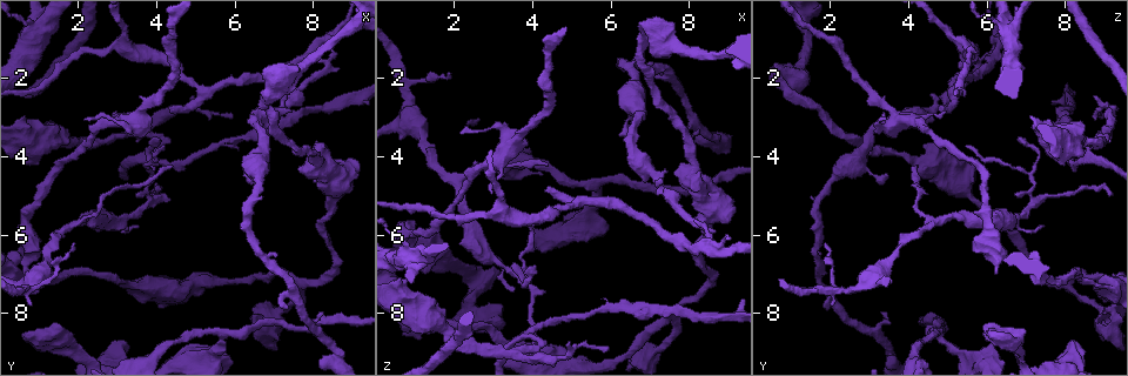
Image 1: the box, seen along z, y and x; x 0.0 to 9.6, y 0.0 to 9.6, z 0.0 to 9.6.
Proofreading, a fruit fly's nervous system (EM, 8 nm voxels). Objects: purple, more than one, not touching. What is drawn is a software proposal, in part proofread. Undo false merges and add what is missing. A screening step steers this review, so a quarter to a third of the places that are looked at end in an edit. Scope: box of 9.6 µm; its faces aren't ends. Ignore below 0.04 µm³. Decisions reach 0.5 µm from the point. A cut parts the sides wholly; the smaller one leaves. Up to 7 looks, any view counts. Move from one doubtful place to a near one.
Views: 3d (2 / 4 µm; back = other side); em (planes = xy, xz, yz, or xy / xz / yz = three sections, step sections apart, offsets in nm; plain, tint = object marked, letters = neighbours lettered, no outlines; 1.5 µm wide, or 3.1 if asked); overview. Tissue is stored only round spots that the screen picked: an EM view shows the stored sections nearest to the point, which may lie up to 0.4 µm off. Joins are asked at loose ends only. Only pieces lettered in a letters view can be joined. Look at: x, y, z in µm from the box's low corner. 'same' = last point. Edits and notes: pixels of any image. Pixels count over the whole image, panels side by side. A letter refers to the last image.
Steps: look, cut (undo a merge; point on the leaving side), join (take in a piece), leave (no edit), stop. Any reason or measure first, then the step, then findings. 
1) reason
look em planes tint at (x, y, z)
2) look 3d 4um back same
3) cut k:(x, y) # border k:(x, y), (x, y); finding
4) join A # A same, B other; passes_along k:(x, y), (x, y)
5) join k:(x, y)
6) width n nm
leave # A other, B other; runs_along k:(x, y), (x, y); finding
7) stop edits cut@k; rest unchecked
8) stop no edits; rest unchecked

an open end
look em planes letters at (0.60, 2.95, 7.15)

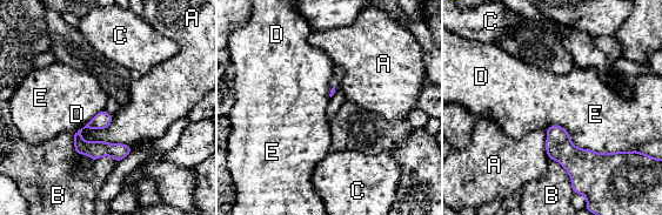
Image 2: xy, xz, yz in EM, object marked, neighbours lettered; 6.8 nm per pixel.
leave # A other, B other, C other, D other, E other; runs_along 2:(77, 135), (87, 148), (119, 156); no lettered piece goes on from it

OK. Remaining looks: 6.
an open end
look em planes tint at (4.20, 3.75, 5.55)

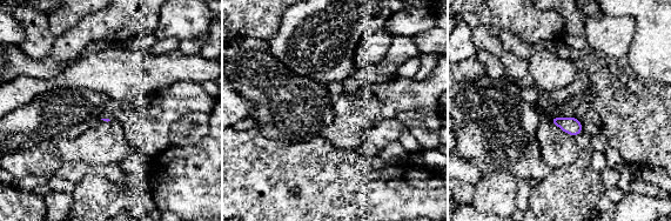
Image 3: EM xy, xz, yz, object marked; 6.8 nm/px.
look em planes letters same

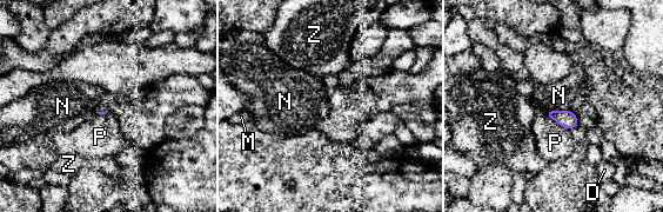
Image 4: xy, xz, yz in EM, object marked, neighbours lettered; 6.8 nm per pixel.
leave # D other, M other, N other, P other, Z other; border 4:(544, 114), (570, 130); none of them fits

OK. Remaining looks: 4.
three-way junction
look em xz step 8 tint at (5.65, 8.45, 4.70)

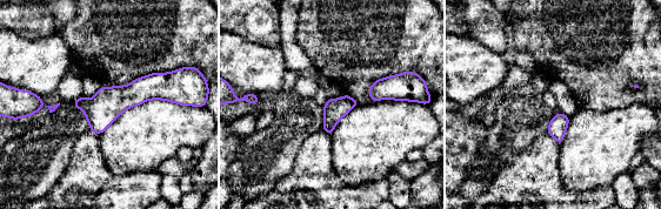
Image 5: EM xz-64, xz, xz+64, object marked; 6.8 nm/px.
look em planes letters same

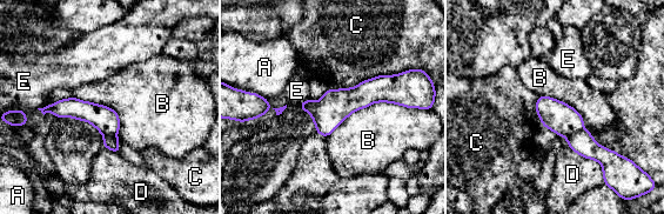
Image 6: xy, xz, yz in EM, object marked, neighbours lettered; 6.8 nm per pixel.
cut 6:(562, 119) # A other, B other, C other, D other, E other; part_leaving 6:(401, 95), (304, 106); a second cell is stuck on

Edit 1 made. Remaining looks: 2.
stop edits cut@6; rest unchecked

